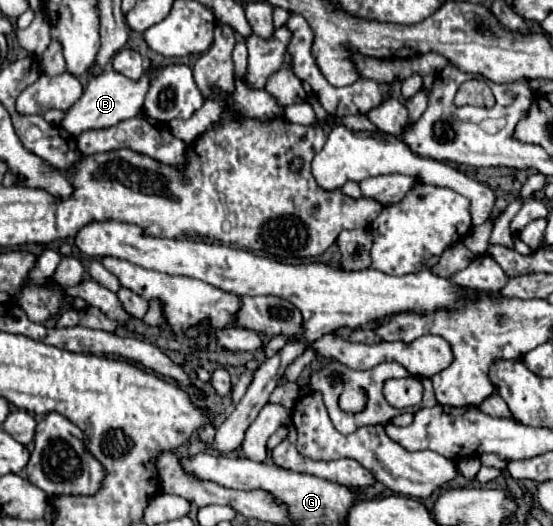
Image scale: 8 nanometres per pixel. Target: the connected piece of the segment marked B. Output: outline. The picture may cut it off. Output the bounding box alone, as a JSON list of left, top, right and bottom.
[60,71,148,137]

